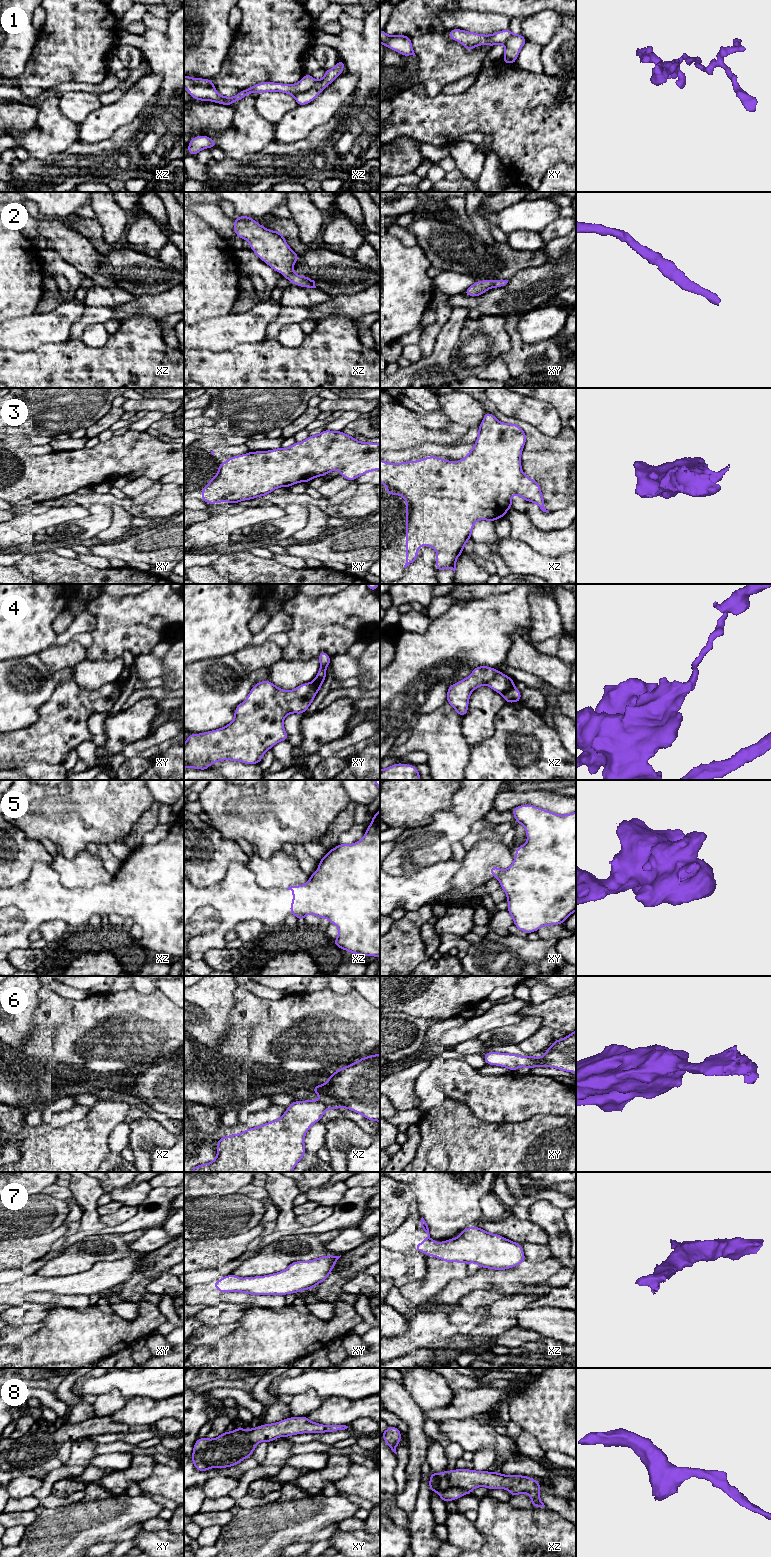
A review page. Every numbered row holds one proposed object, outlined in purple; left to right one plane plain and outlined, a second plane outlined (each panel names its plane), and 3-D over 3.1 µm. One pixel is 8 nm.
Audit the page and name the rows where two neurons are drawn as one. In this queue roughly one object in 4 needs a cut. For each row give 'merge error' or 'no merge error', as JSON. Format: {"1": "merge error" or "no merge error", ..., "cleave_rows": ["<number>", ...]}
{"1": "merge error", "2": "no merge error", "3": "no merge error", "4": "merge error", "5": "no merge error", "6": "no merge error", "7": "no merge error", "8": "no merge error", "cleave_rows": ["1", "4"]}

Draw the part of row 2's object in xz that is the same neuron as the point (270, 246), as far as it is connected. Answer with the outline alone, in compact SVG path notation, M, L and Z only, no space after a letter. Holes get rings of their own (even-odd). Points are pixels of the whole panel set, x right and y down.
M239 215L232 222L236 237L249 241L249 248L274 271L281 272L297 286L316 288L314 280L294 273L292 265L297 262L299 255L289 247L282 233L263 227L249 216Z

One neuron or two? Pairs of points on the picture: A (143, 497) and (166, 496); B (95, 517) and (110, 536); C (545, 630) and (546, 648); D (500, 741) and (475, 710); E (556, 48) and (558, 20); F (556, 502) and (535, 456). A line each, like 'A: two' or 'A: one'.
A: two
B: two
C: two
D: two
E: two
F: one

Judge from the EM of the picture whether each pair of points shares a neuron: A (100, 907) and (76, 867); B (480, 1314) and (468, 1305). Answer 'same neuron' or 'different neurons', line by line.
A: different neurons
B: different neurons

